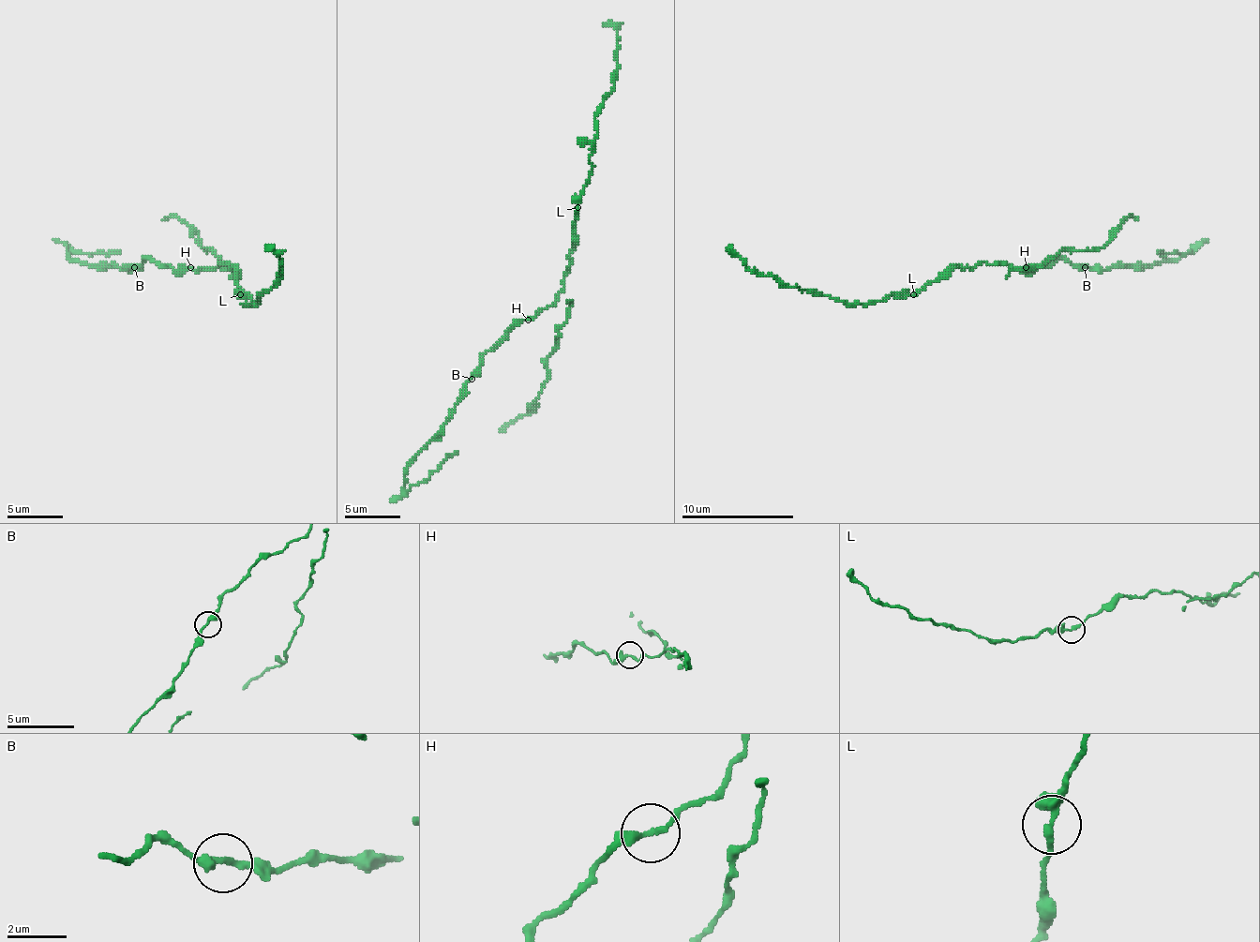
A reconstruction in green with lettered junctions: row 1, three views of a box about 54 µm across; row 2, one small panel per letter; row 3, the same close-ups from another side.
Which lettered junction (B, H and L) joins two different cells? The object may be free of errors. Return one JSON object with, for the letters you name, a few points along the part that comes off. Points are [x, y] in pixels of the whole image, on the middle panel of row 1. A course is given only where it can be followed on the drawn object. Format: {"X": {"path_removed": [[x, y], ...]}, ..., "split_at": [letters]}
{"split_at": []}

